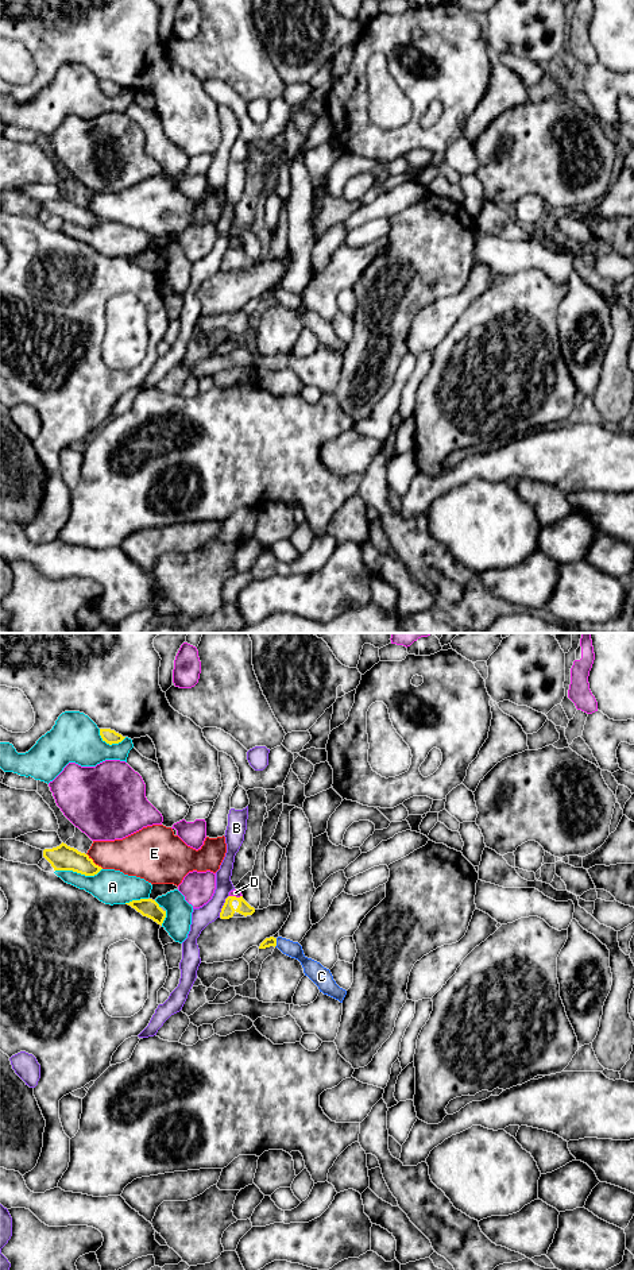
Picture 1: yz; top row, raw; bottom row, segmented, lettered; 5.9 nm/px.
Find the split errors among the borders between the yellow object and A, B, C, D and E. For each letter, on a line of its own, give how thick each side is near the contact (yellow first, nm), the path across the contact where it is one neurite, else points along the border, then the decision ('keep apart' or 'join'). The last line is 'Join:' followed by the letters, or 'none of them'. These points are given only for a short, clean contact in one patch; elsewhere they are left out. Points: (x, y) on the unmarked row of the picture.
A: 150/200 nm | keep apart
B: 80/120 nm | keep apart
C: 60/100 nm | across yz (271, 293), (275, 294), (293, 301) | join
D: 80/50 nm | keep apart
E: 150/240 nm | keep apart
Join: C

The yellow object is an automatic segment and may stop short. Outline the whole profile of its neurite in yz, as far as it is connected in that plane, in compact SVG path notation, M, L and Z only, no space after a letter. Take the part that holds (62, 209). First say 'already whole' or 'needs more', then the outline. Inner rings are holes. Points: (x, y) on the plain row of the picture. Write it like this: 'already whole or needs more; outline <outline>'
already whole; outline M63 194L57 200L45 201L43 209L51 216L54 223L73 223L85 228L94 228L103 221L88 206Z

